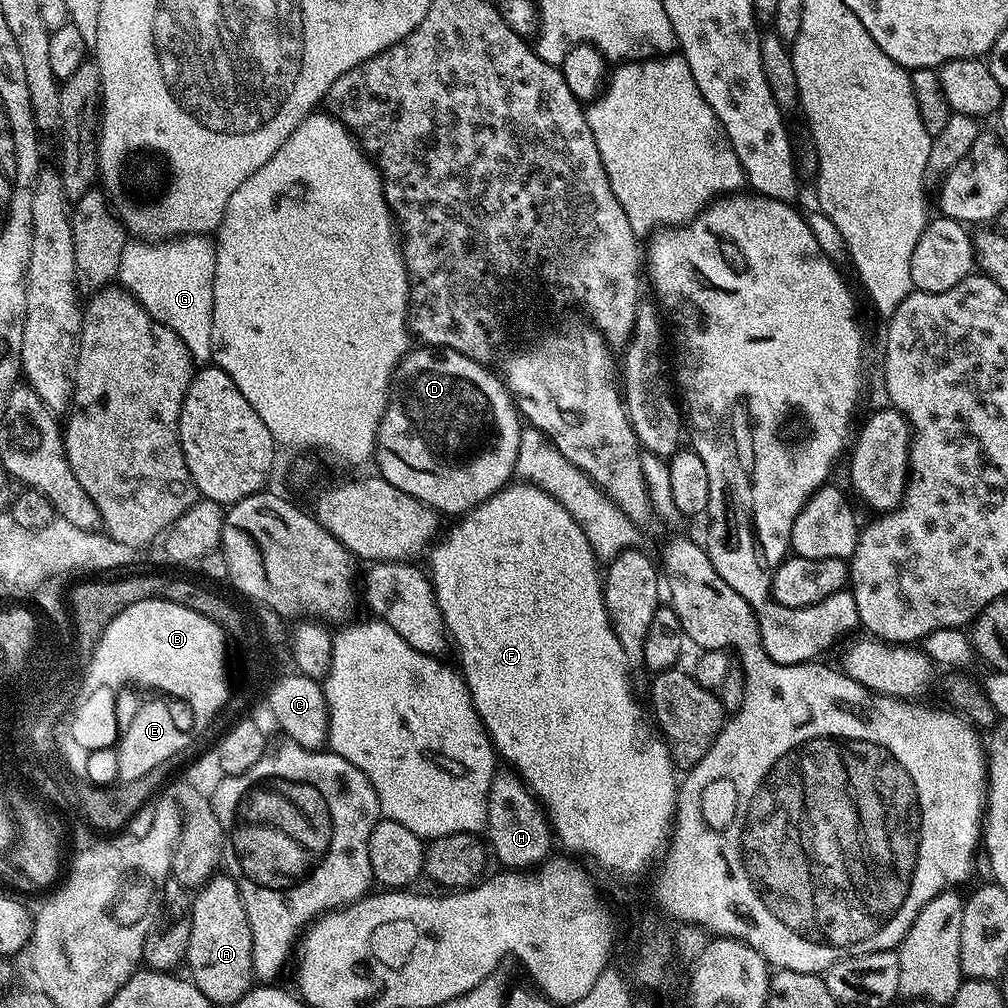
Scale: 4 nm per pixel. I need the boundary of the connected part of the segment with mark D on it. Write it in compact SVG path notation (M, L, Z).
M420 346L420 349L409 351L404 357L398 369L398 375L394 380L395 395L391 397L390 407L384 412L384 418L380 423L380 433L377 436L378 449L374 457L374 464L377 464L378 474L390 486L398 486L402 494L410 494L410 498L418 498L428 508L437 513L449 512L452 518L459 517L465 512L477 508L482 502L500 492L513 479L516 471L516 459L518 458L518 442L522 431L522 417L516 411L516 403L512 401L512 393L508 391L508 385L504 383L499 375L496 376L490 369L479 360L471 360L466 354L458 354L449 348L437 348Z

